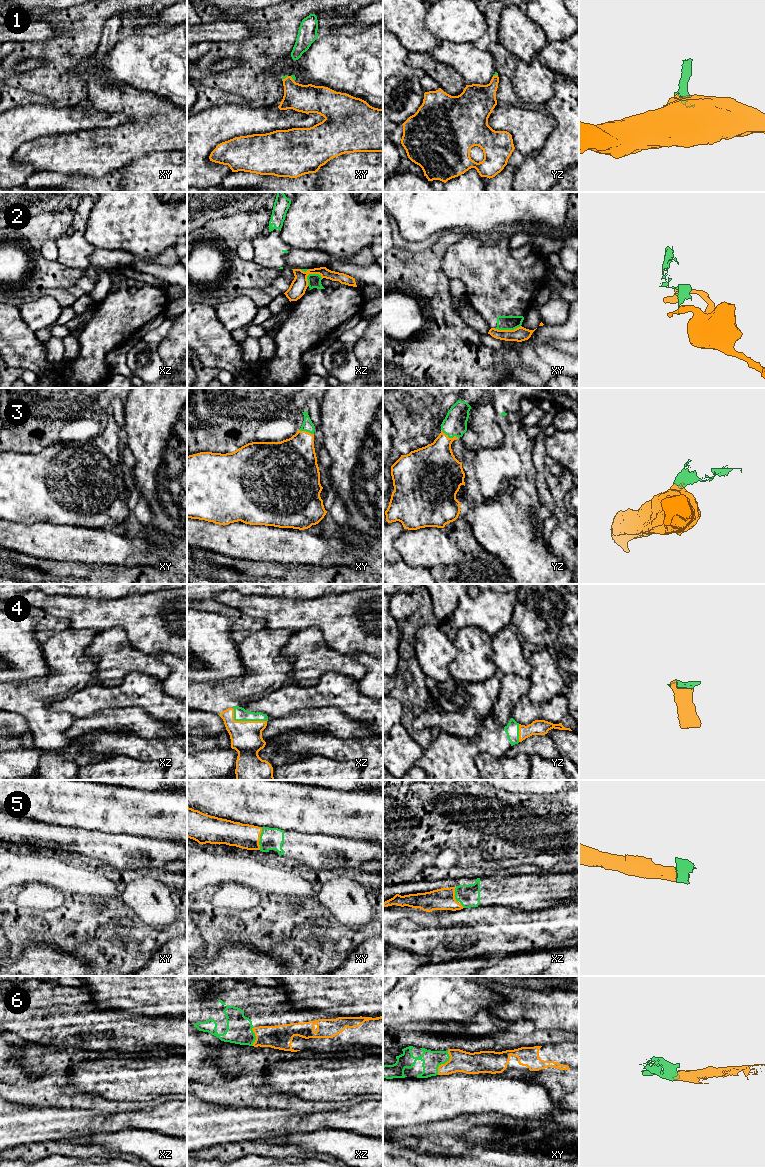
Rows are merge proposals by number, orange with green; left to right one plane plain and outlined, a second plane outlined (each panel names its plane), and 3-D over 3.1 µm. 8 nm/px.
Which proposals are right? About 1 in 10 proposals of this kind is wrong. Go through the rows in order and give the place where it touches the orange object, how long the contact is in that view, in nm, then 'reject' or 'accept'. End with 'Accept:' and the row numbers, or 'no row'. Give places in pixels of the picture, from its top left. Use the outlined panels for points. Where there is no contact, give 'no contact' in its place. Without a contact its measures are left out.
1: contact xy (285, 78); length 60 nm; accept
2: contact xz (309, 273); length 150 nm; reject
3: contact yz (448, 437); length 160 nm; accept
4: contact xz (245, 721); length 300 nm; accept
5: contact xy (259, 838); length 190 nm; accept
6: contact xy (445, 1063); length 220 nm; accept
Accept: 1, 3, 4, 5, 6

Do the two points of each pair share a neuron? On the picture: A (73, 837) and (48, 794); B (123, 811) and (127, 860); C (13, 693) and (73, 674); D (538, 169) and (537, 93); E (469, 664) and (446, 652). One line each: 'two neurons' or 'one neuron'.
A: two neurons
B: two neurons
C: one neuron
D: two neurons
E: two neurons

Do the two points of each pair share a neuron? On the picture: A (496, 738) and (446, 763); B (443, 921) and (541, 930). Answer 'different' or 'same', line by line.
A: same
B: same

